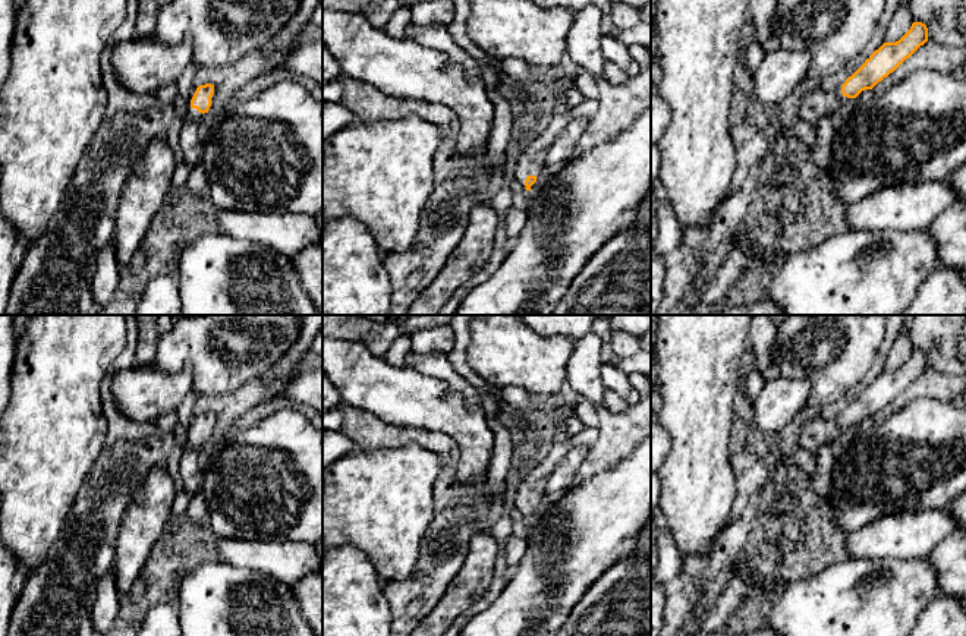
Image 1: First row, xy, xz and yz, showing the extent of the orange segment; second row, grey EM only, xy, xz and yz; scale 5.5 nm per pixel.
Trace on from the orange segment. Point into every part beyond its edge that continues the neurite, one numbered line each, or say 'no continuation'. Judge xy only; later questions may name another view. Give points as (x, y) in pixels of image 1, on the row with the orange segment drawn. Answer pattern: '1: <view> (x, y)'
1: xy (194, 115)

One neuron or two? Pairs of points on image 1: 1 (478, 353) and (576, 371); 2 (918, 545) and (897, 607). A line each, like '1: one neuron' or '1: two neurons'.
1: two neurons
2: two neurons

